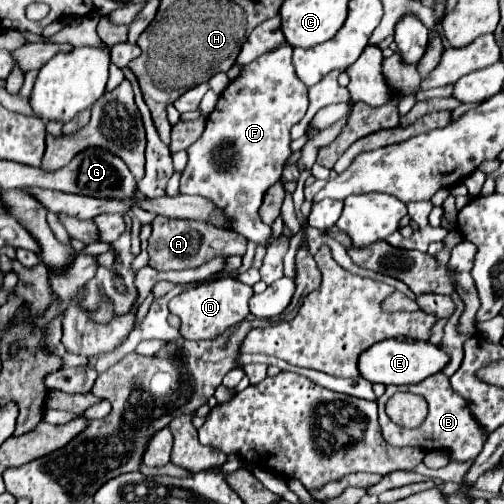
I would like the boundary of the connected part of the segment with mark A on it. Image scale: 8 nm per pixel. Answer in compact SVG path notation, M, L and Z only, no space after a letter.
M156 216L152 222L152 236L148 240L148 266L154 270L184 270L198 268L216 256L242 256L246 252L246 240L228 228L218 228L208 222L196 220L168 220Z

